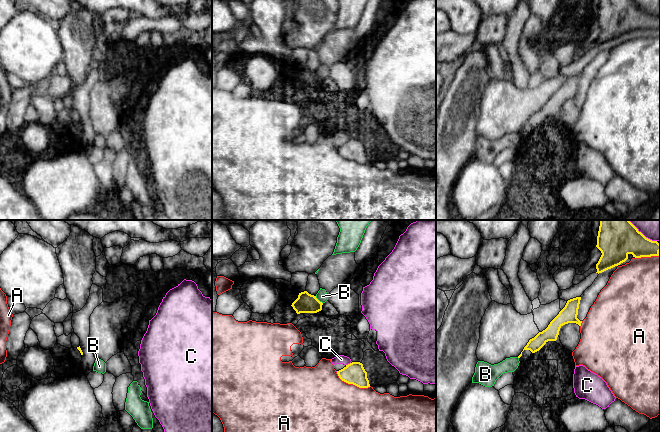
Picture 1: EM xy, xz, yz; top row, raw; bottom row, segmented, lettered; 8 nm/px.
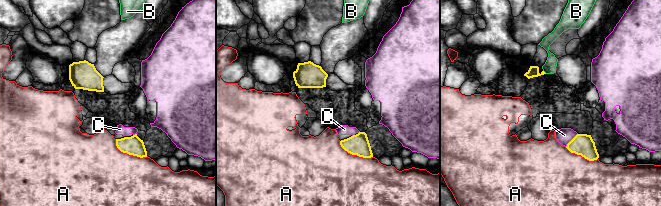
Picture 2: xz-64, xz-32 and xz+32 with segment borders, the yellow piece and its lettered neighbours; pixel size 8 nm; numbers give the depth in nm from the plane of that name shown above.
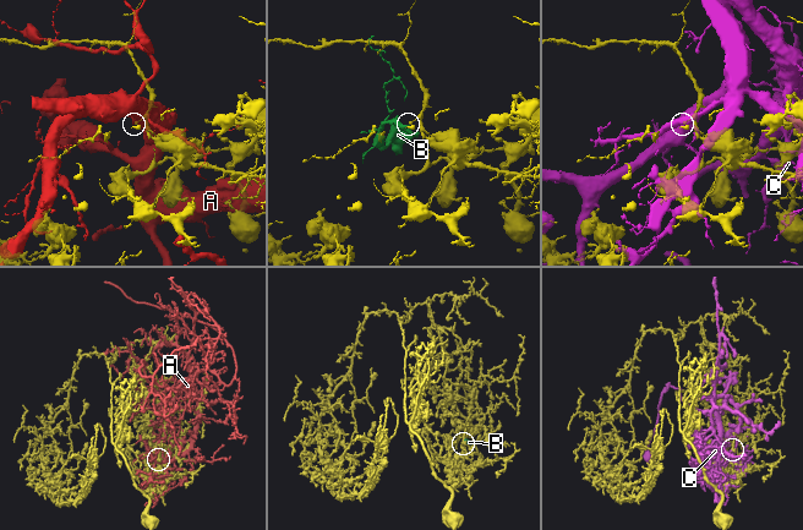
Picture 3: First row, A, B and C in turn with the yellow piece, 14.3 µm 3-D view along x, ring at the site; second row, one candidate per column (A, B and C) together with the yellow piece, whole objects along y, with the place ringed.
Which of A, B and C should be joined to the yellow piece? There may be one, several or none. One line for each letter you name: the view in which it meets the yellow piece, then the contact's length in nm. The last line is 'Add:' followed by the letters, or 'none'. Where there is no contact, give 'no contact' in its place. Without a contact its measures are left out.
Add: none

